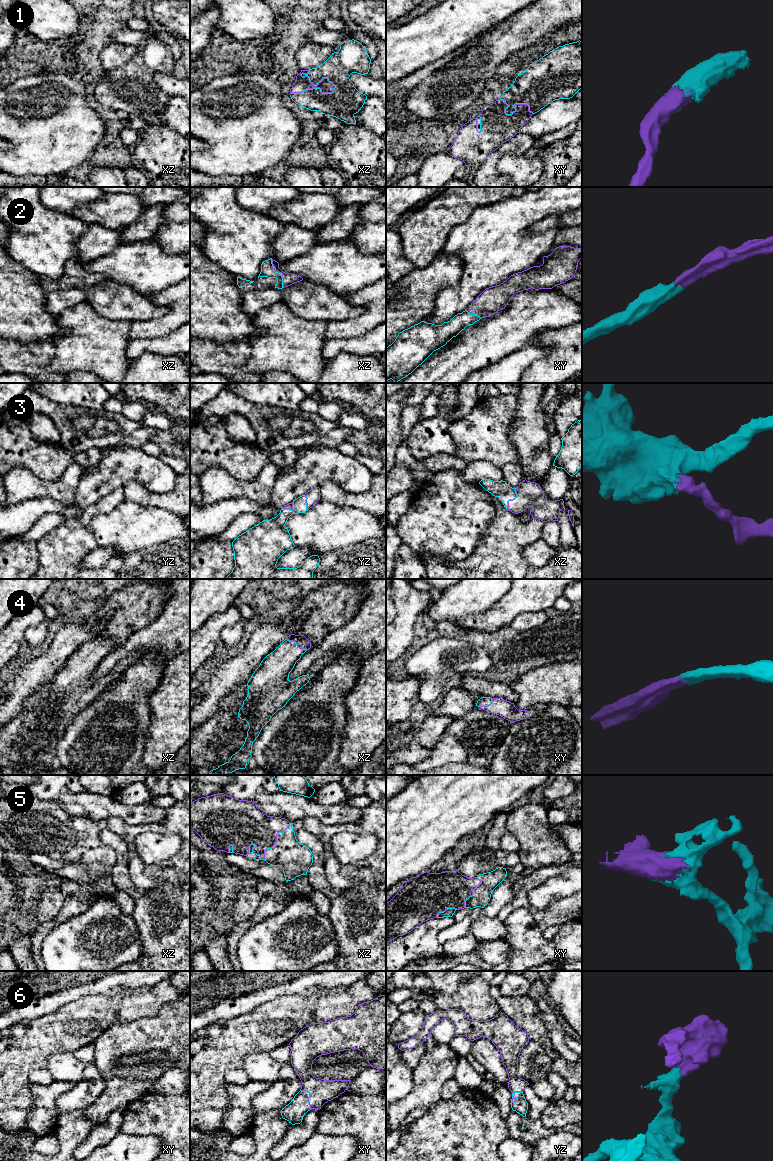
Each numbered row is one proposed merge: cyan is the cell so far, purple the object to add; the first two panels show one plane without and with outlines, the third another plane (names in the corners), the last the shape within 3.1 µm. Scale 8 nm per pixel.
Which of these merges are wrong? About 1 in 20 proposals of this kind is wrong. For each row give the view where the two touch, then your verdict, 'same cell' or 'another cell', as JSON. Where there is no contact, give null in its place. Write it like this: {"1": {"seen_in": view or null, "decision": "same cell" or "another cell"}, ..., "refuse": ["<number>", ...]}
{"1": {"seen_in": "xz", "decision": "same cell"}, "2": {"seen_in": "xz", "decision": "same cell"}, "3": {"seen_in": "xz", "decision": "same cell"}, "4": {"seen_in": "xz", "decision": "same cell"}, "5": {"seen_in": "xz", "decision": "same cell"}, "6": {"seen_in": "xy", "decision": "same cell"}, "refuse": []}

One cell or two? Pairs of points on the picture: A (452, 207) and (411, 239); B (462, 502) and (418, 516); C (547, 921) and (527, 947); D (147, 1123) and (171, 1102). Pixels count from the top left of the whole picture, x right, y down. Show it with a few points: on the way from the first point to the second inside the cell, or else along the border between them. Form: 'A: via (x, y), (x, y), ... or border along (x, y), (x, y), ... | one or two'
A: via (442, 213), (421, 234) | one
B: via (451, 513), (448, 516), (429, 516) | one
C: border along (528, 909), (542, 931) | two
D: via (151, 1116), (159, 1114), (164, 1109) | one

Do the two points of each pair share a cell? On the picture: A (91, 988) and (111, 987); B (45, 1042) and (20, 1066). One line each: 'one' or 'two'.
A: one
B: one

